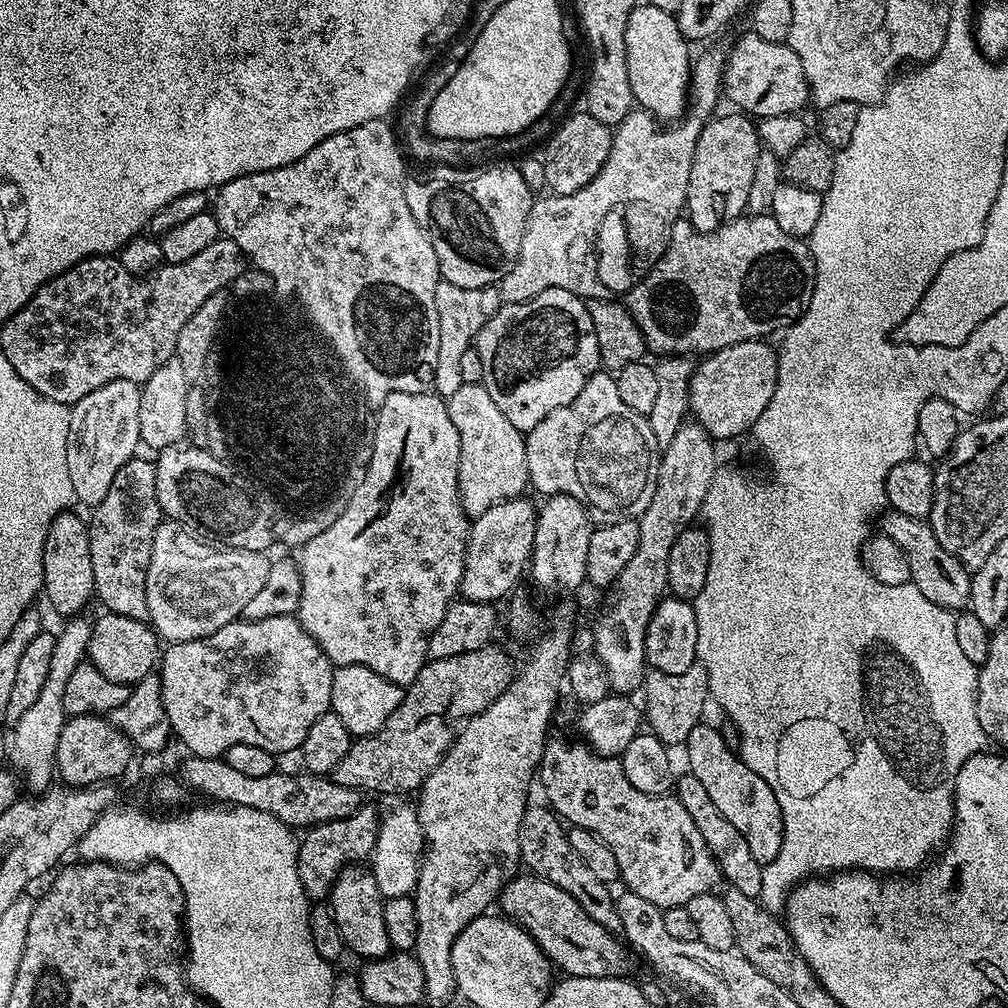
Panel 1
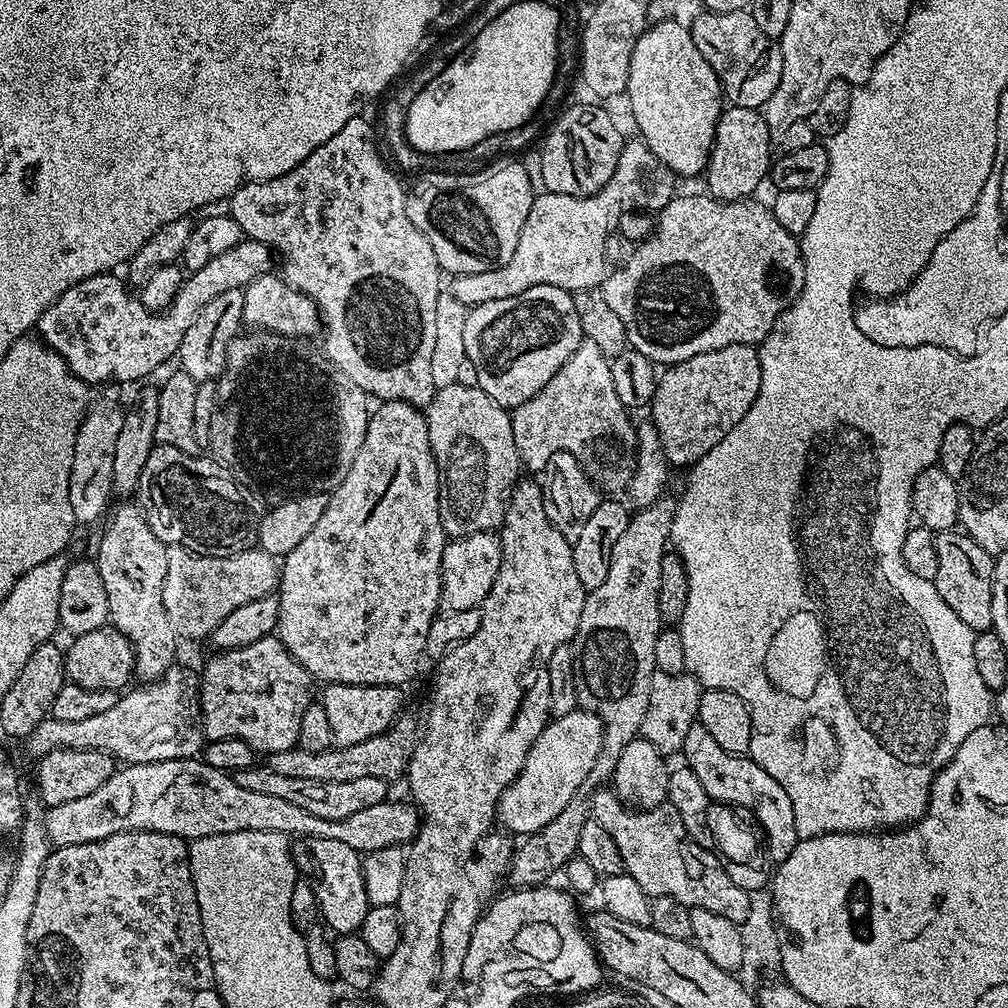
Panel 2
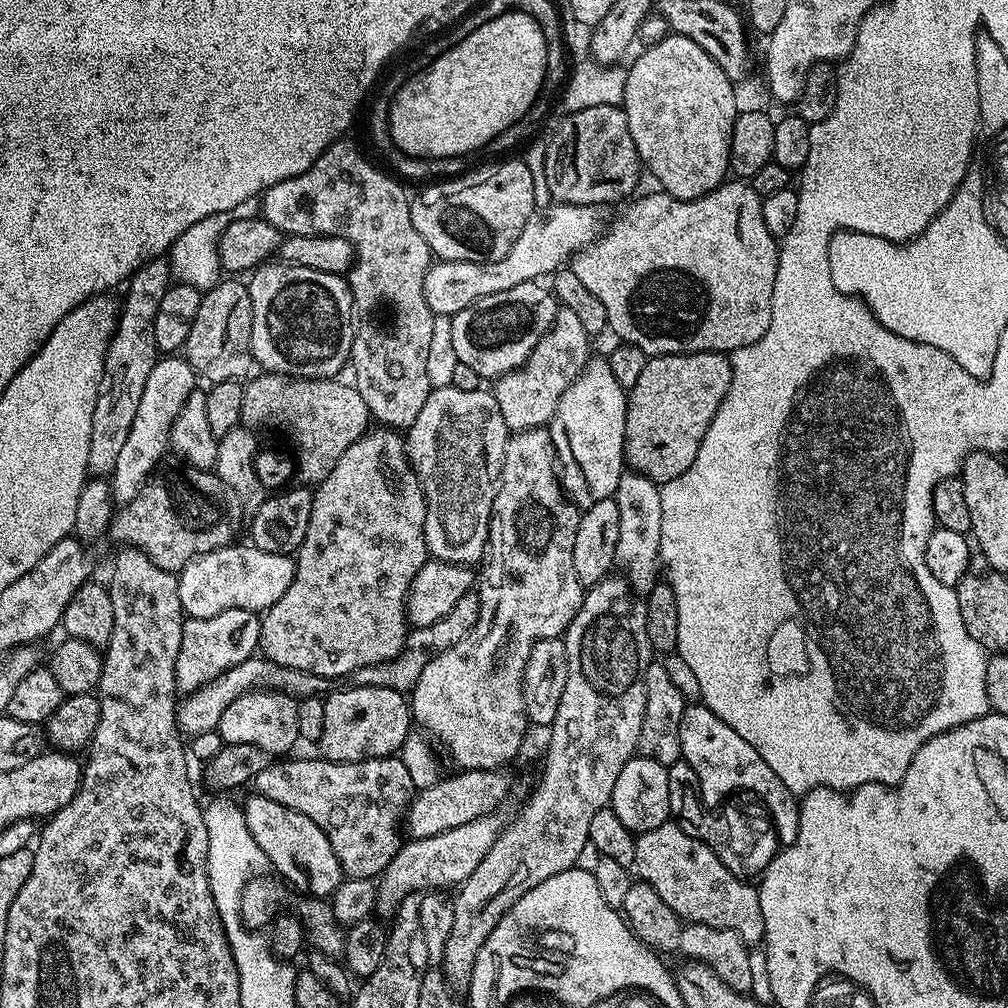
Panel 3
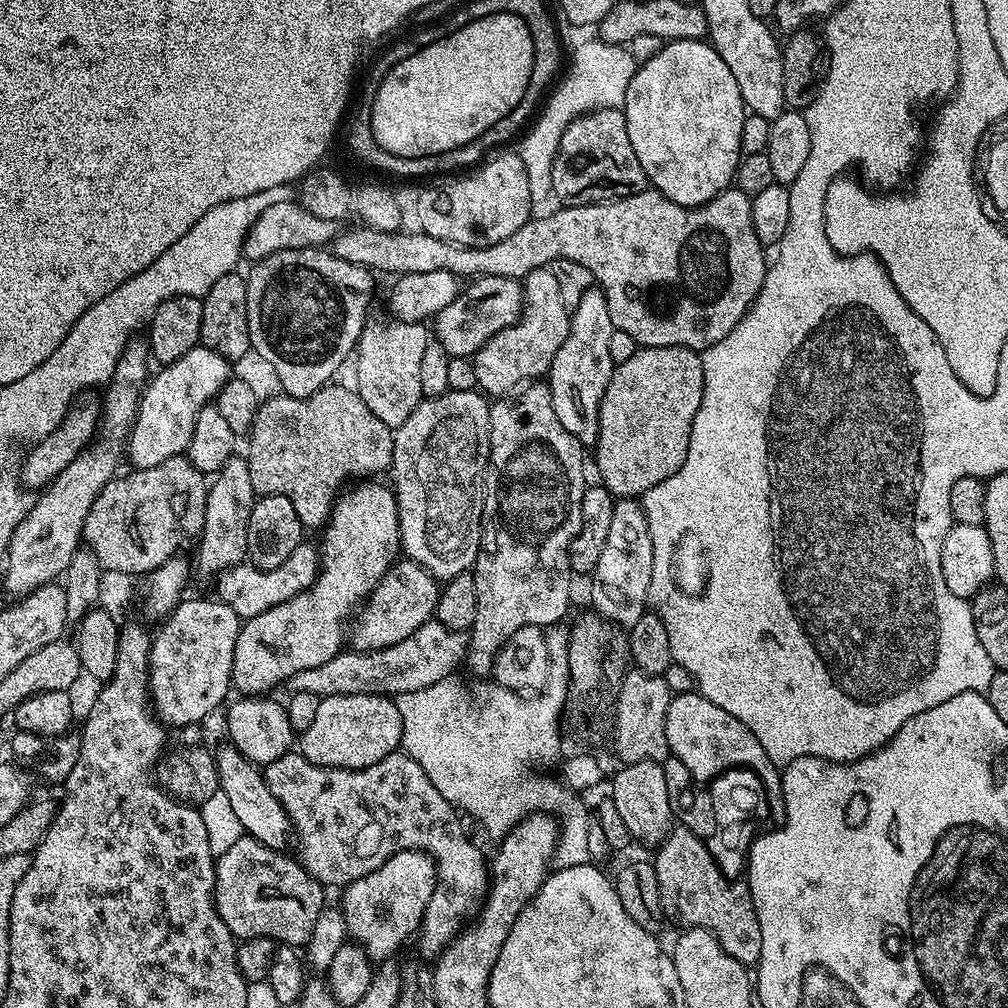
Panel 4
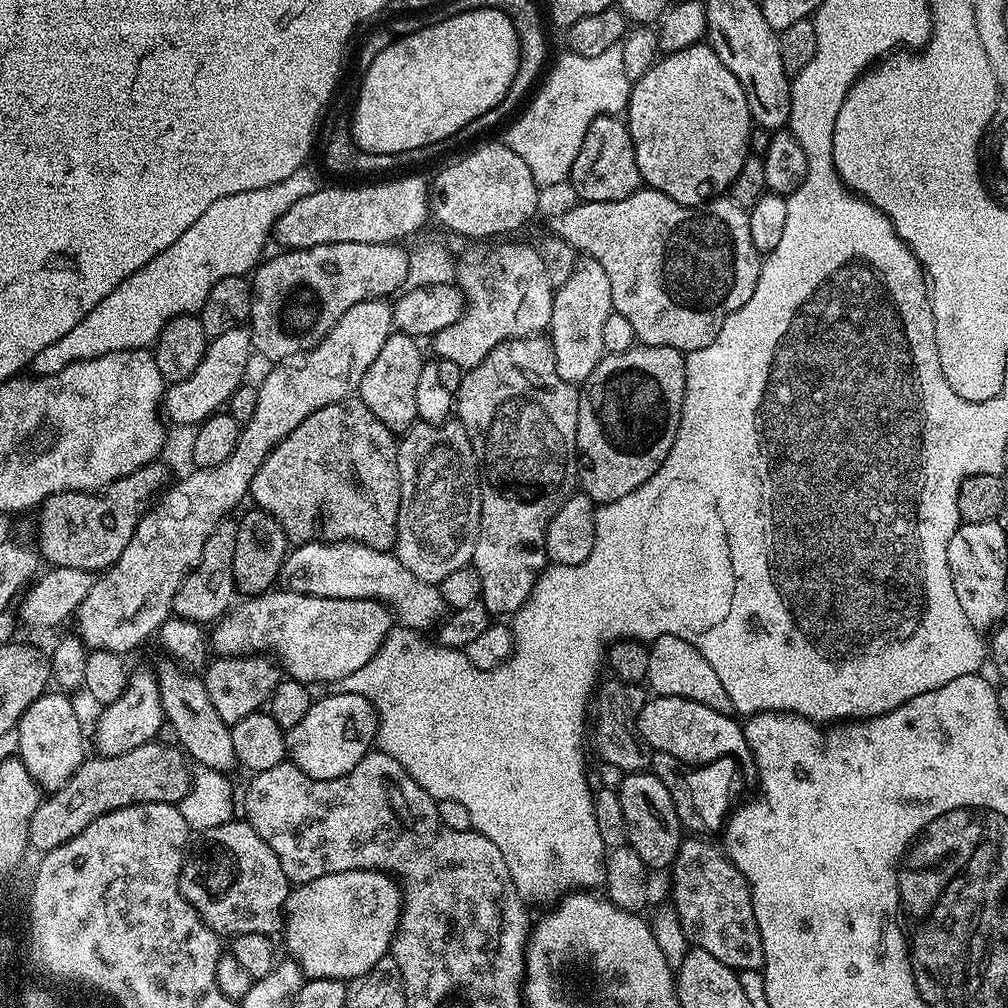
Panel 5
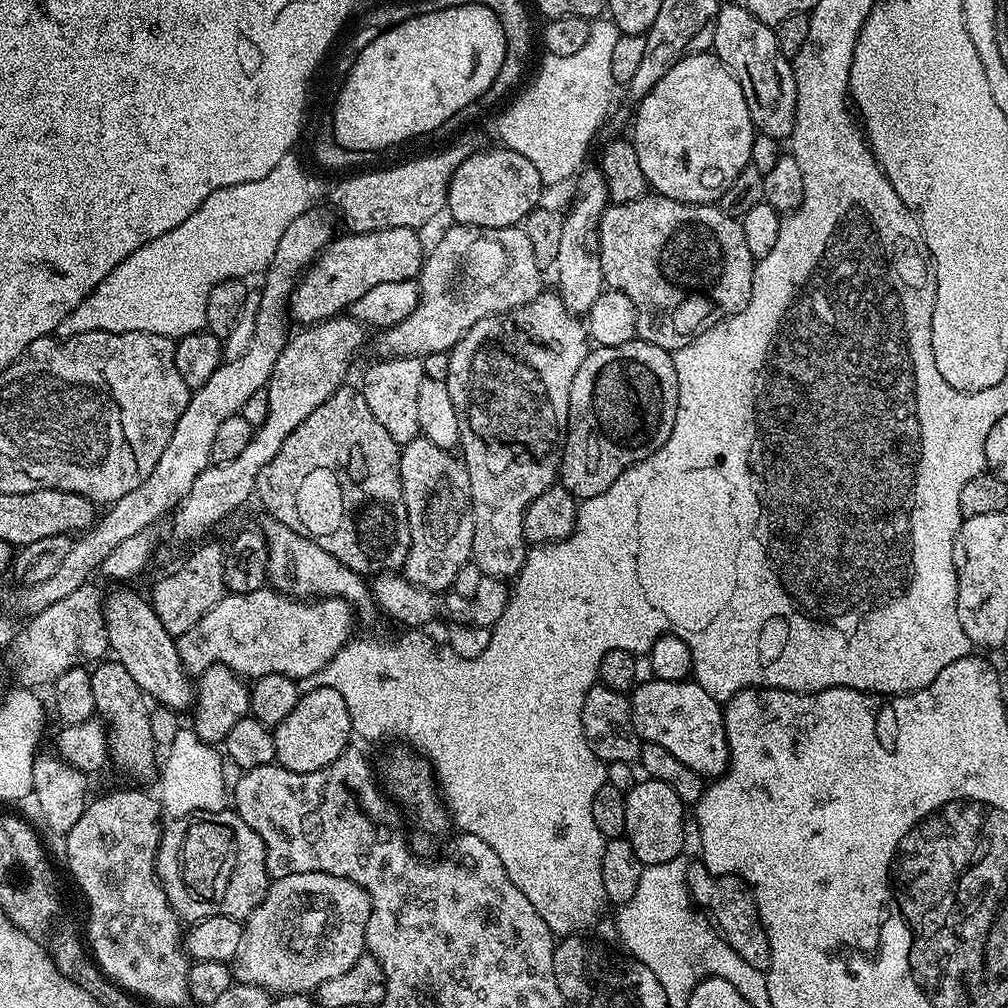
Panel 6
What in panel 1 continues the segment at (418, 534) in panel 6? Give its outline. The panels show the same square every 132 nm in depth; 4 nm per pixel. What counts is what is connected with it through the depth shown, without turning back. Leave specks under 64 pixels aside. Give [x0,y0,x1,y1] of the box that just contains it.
[447,383,529,518]

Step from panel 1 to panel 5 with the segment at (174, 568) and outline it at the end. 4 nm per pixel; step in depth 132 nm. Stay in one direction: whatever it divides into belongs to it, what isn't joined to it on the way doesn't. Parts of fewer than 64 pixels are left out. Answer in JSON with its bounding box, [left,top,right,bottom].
[282,540,446,630]

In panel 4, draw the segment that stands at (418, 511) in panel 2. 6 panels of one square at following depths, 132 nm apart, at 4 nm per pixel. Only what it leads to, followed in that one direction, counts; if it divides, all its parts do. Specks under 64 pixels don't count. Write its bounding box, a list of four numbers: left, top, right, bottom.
[232,482,402,697]

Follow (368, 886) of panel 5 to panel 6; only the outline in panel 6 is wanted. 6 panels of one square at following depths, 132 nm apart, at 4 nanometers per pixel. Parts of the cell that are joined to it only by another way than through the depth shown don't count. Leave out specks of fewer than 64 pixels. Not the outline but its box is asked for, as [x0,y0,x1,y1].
[234,872,372,994]

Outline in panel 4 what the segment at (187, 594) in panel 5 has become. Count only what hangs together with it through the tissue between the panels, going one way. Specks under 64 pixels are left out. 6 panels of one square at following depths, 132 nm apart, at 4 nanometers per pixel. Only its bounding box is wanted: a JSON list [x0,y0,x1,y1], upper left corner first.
[194,459,257,578]

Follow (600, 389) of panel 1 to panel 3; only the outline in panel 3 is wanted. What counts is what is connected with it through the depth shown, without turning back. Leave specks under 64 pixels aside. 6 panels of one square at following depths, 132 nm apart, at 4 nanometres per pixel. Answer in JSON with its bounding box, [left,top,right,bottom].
[494,307,590,433]

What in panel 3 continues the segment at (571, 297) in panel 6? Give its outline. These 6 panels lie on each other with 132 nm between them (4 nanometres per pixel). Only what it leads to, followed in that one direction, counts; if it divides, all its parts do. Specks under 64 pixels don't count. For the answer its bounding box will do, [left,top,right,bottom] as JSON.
[550,355,627,509]

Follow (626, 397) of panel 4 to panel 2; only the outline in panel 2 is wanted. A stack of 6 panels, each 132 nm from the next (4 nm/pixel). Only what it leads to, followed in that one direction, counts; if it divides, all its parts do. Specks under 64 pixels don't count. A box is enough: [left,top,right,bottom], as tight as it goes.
[650,344,761,469]

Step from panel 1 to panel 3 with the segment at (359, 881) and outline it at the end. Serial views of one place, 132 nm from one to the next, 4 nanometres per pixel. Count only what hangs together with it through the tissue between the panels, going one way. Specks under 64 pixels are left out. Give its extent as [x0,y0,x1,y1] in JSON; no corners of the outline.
[242,794,345,898]

